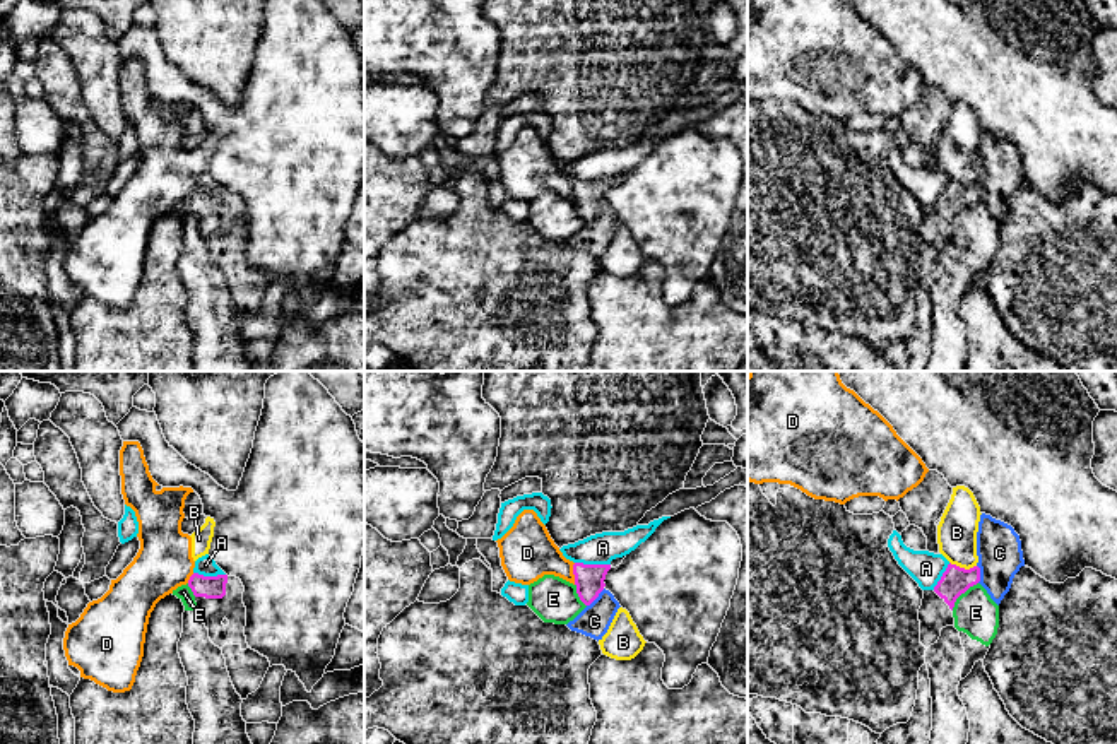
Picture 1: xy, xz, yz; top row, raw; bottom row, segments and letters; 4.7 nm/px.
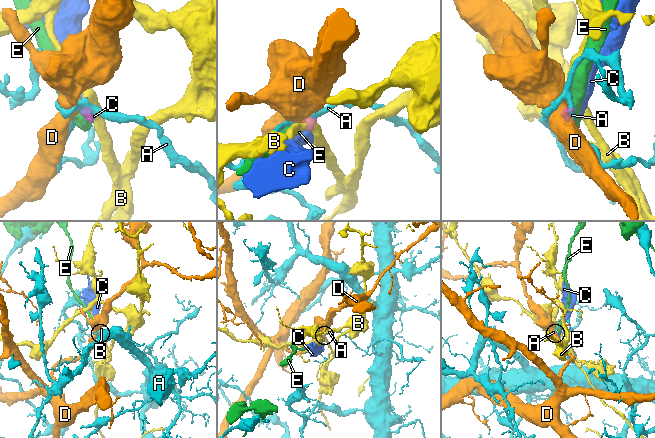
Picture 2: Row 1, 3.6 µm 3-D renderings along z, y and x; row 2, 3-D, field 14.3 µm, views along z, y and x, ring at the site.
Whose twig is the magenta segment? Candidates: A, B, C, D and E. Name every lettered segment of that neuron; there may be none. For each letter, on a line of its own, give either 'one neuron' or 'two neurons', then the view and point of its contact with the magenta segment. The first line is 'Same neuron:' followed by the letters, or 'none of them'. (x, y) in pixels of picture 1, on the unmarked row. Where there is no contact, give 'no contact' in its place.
Same neuron: C
A: two neurons; contact xz (592, 182)
B: two neurons; contact yz (963, 185)
C: one neuron; contact xz (596, 214)
D: two neurons; contact xz (573, 190)
E: two neurons; contact yz (962, 209)

